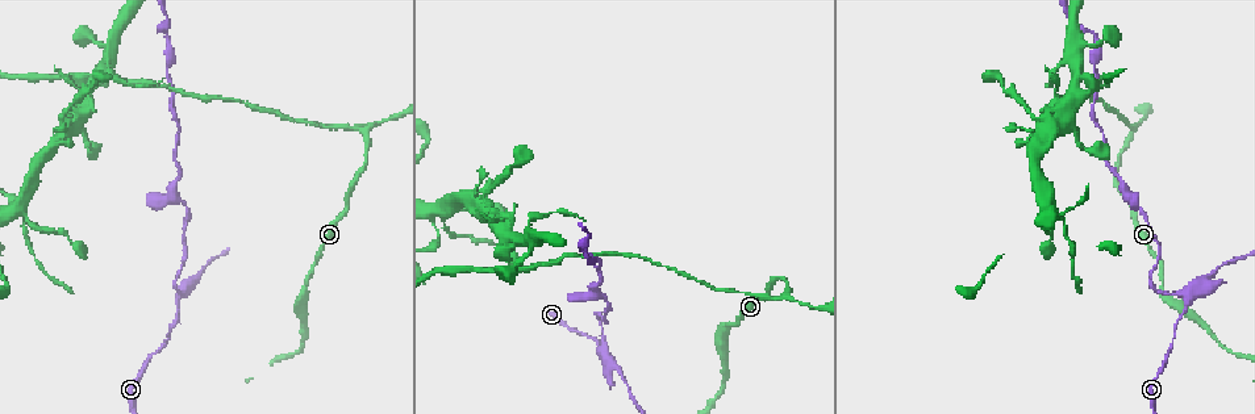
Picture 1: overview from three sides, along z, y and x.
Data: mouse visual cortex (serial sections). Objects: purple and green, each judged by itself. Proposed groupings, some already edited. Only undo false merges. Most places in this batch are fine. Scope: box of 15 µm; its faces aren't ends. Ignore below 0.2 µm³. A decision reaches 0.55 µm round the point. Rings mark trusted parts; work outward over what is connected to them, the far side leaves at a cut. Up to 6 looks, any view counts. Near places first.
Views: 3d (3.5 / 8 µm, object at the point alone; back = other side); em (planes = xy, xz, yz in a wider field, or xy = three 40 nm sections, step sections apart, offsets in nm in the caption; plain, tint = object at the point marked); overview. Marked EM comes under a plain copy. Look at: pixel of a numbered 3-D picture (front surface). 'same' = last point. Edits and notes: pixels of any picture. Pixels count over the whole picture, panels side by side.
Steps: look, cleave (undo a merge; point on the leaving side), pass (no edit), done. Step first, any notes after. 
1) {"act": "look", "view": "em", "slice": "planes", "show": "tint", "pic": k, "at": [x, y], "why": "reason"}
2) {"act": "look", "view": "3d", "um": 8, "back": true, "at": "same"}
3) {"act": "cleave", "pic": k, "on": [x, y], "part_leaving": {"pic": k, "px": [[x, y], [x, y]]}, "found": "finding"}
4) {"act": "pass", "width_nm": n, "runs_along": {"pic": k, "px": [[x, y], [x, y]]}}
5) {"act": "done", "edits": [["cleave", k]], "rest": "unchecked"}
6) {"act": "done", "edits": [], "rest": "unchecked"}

{"act": "look", "view": "3d", "um": 3.5, "pic": 1, "at": [176, 297], "why": "abrupt turn"}

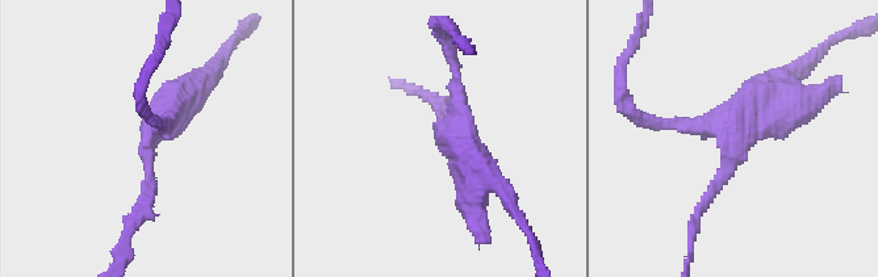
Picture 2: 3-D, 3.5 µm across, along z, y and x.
{"act": "look", "view": "em", "slice": "planes", "show": "tint", "pic": 2, "at": [443, 128], "arms": 3, "arm_widths_nm": [150, 150, 450], "why": "need the tissue"}

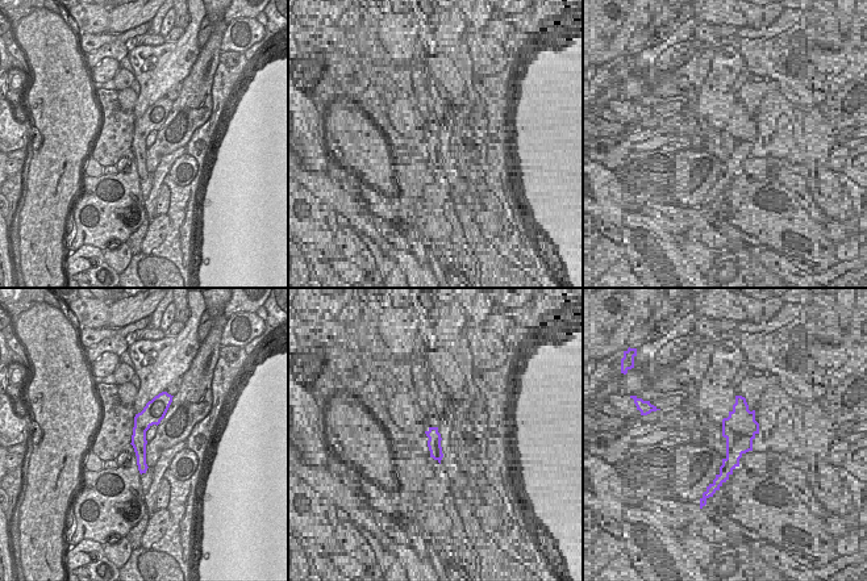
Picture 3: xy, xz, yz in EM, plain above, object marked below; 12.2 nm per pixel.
{"act": "cleave", "pic": 2, "on": [664, 124], "part_leaving": {"pic": 2, "px": [[715, 129], [651, 125], [624, 101]]}, "found": "a second cell is stuck on"}

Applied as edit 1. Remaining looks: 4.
{"act": "look", "view": "overview"}

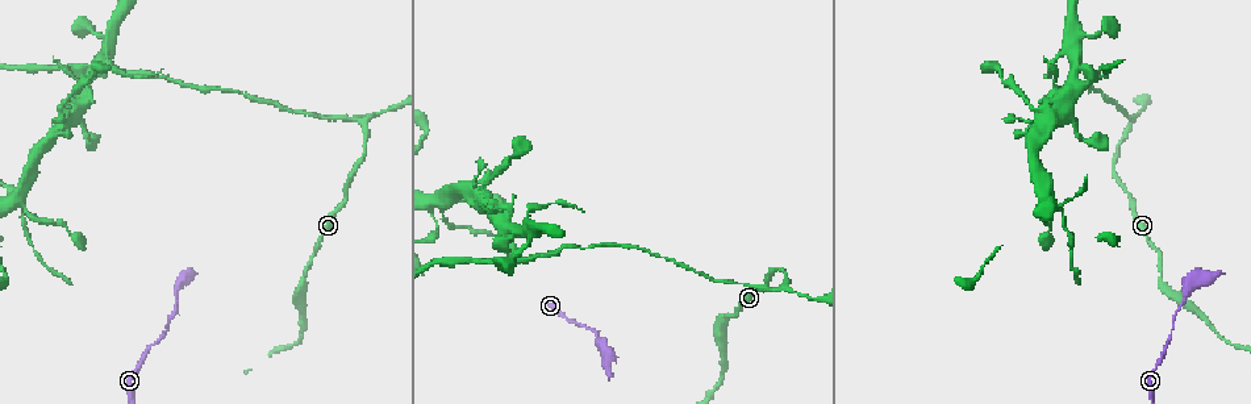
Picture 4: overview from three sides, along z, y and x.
{"act": "look", "view": "3d", "um": 3.5, "pic": 4, "at": [787, 283], "why": "arms part here"}

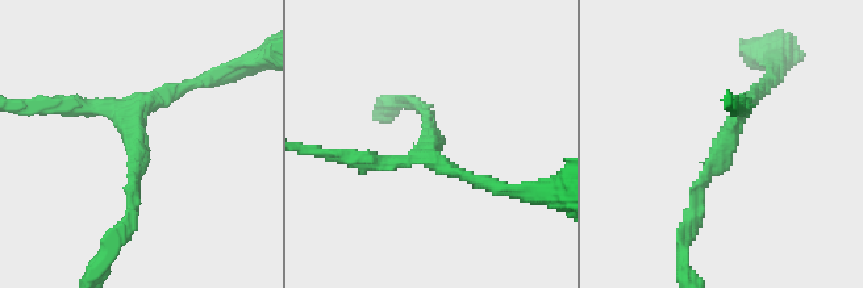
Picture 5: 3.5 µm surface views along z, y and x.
{"act": "look", "view": "em", "slice": "xy", "step": 2, "show": "tint", "pic": 5, "at": [425, 152], "arms": 3, "arm_widths_nm": [150, 150, 200], "why": "shape alone is not enough"}

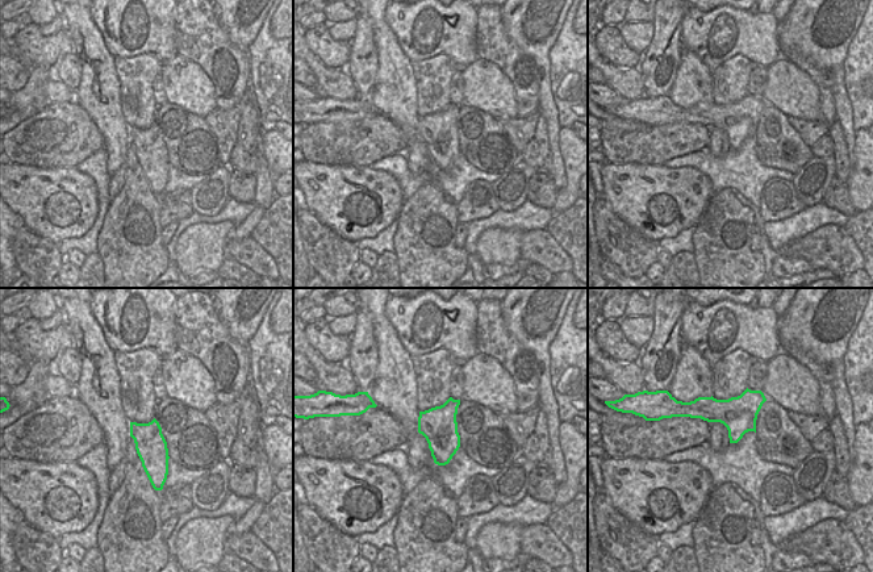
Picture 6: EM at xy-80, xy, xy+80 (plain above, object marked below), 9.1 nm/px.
{"act": "pass", "runs_along": {"pic": 5, "px": [[134, 207], [134, 129], [115, 109], [50, 105]]}, "found": "all the same cell"}

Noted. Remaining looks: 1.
{"act": "done", "edits": [["cleave", 2]], "rest": "unchecked"}

